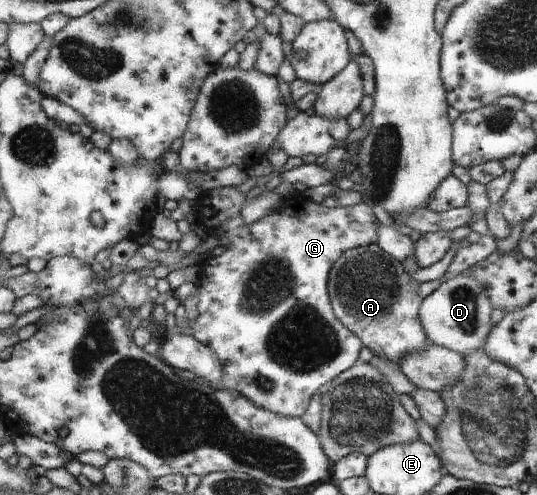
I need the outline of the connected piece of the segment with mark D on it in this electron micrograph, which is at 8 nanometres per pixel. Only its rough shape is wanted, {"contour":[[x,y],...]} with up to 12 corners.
{"contour":[[465,271],[419,304],[429,343],[461,356],[493,327],[482,287]]}

